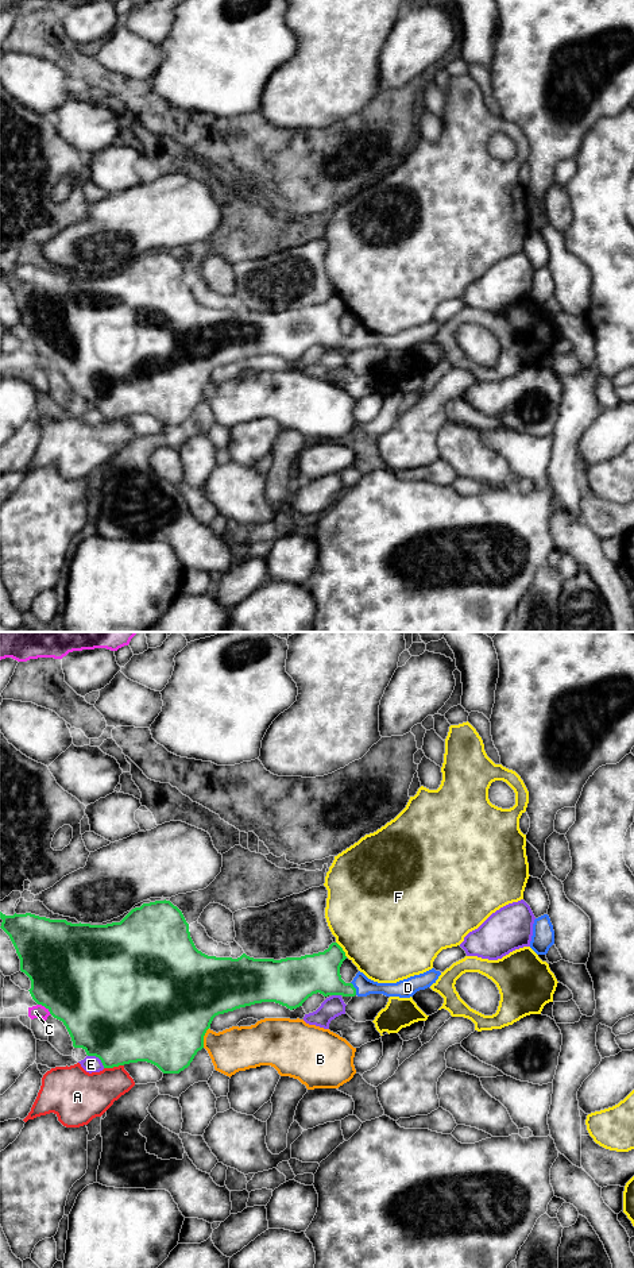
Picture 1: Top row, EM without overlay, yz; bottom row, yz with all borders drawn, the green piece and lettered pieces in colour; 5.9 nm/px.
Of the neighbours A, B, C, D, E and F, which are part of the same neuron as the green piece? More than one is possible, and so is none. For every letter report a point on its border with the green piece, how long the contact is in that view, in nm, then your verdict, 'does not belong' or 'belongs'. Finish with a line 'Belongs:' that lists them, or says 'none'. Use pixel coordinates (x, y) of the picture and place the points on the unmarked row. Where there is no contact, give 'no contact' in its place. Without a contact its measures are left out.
A: yz (113, 417) | 120 nm | does not belong
B: yz (203, 389) | 120 nm | does not belong
C: yz (45, 358) | 110 nm | does not belong
D: yz (355, 340) | 90 nm | belongs
E: yz (97, 408) | 130 nm | does not belong
F: yz (341, 301) | 120 nm | does not belong
Belongs: D

